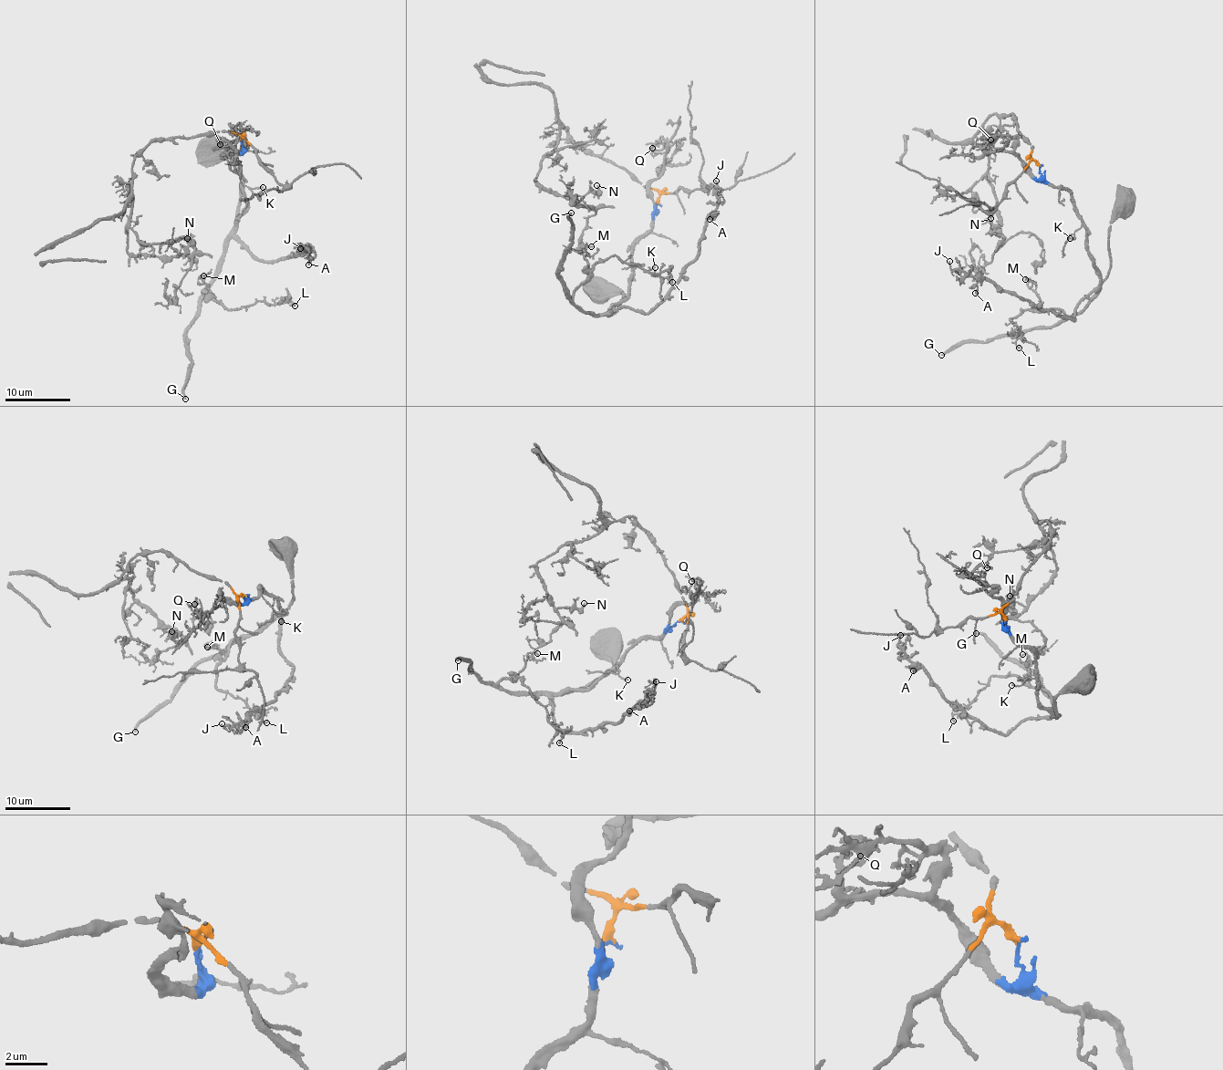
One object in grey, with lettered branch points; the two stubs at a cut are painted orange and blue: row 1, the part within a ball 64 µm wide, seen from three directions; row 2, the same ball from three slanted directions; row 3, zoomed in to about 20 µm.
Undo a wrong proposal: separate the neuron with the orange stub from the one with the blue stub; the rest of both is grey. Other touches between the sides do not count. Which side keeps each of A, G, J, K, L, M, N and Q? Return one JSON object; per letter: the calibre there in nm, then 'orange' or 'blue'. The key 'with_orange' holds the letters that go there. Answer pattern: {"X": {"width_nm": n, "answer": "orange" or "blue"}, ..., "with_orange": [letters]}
{"A": {"width_nm": 170, "answer": "blue"}, "G": {"width_nm": 260, "answer": "blue"}, "J": {"width_nm": 120, "answer": "blue"}, "K": {"width_nm": 140, "answer": "blue"}, "L": {"width_nm": 110, "answer": "blue"}, "M": {"width_nm": 150, "answer": "blue"}, "N": {"width_nm": 170, "answer": "orange"}, "Q": {"width_nm": 110, "answer": "blue"}, "with_orange": ["N"]}

